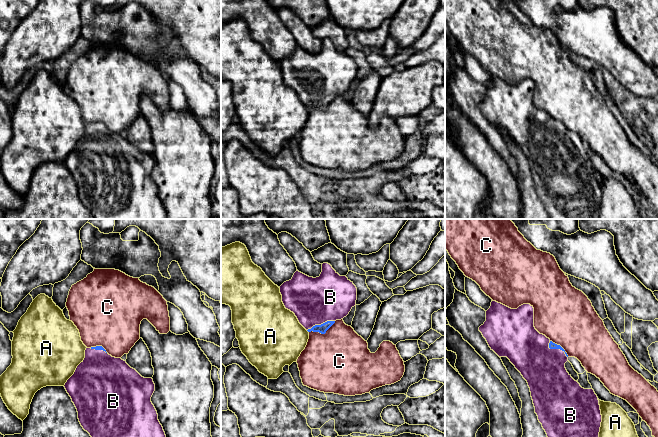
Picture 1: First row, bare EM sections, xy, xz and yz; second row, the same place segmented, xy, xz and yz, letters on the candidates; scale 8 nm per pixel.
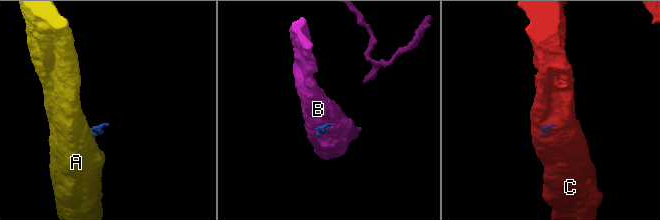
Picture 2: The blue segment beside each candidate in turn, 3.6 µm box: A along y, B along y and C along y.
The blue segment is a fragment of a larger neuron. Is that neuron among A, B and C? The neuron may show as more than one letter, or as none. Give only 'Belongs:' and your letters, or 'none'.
Belongs: B

